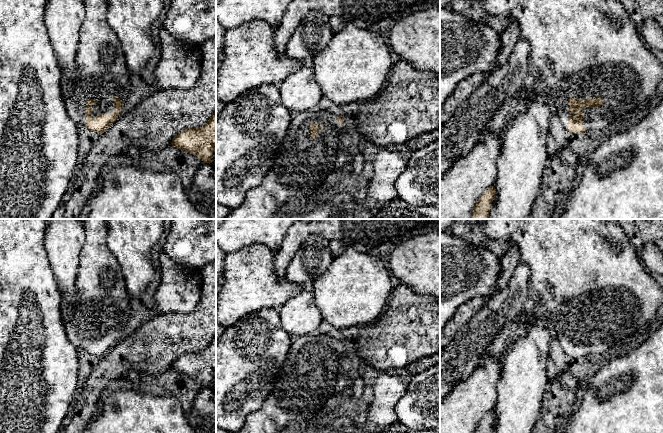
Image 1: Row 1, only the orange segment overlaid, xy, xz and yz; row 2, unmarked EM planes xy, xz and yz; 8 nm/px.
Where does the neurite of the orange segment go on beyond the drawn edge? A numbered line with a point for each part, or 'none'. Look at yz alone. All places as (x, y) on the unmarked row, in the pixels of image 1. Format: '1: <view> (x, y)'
1: yz (582, 270)

